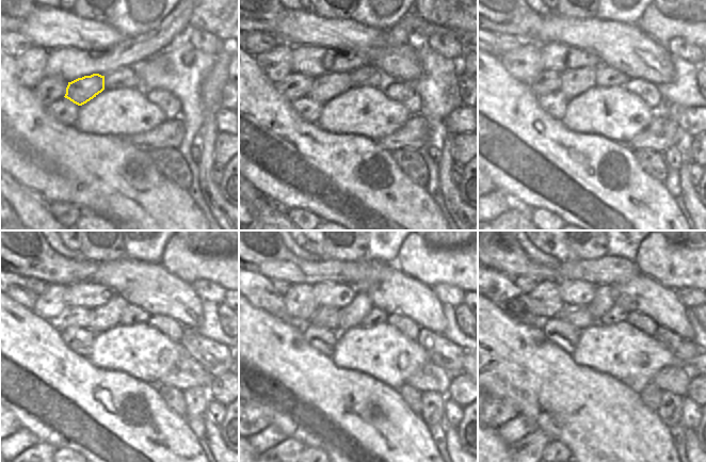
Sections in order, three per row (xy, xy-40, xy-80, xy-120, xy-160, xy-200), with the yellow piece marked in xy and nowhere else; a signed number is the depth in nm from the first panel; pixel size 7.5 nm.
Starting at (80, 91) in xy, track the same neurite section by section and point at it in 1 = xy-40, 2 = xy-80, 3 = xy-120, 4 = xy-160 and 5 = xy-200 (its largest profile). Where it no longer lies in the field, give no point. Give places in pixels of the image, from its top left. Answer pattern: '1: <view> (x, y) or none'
1: xy-40 (324, 88)
2: xy-80 (574, 82)
3: xy-120 (105, 317)
4: xy-160 (351, 315)
5: xy-200 (603, 301)

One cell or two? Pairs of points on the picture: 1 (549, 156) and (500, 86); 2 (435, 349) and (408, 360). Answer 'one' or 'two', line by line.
1: one
2: two

